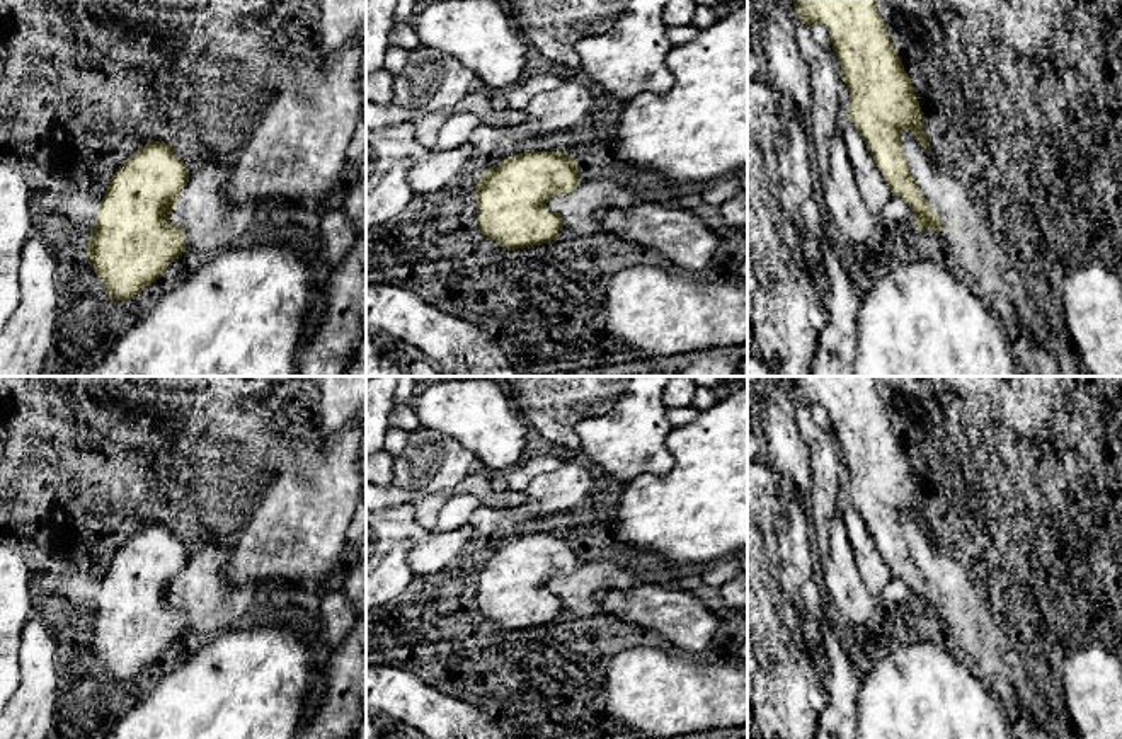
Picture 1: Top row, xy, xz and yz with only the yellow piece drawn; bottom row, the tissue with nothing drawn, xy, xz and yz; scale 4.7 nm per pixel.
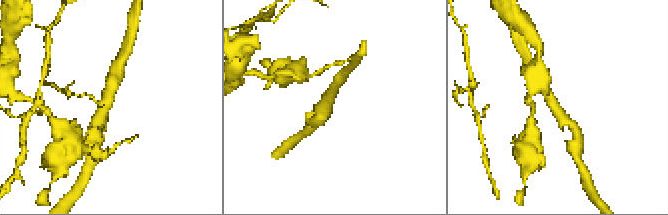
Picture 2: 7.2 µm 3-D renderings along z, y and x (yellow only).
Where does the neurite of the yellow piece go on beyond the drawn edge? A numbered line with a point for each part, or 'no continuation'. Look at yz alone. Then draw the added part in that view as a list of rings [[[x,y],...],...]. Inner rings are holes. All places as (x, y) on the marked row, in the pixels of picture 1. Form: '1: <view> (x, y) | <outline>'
no continuation

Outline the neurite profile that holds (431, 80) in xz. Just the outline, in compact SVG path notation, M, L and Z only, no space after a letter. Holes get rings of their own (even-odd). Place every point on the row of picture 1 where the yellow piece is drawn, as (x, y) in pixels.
M410 49L404 68L395 75L393 104L436 112L482 90L480 78L443 49Z

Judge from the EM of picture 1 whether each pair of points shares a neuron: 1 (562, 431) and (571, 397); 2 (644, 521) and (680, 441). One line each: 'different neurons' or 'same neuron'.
1: same neuron
2: same neuron

